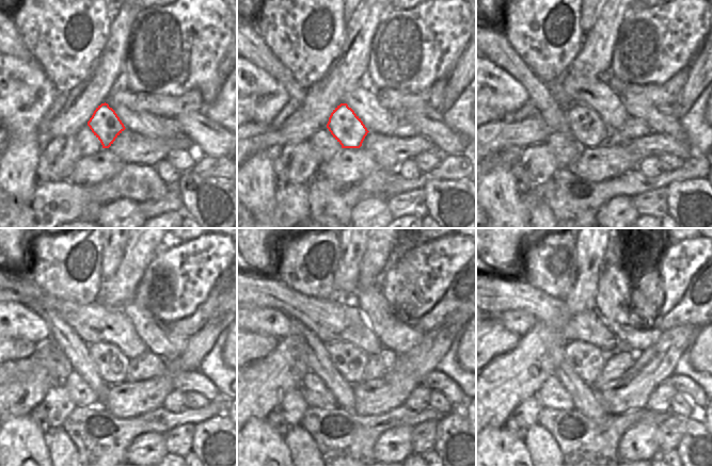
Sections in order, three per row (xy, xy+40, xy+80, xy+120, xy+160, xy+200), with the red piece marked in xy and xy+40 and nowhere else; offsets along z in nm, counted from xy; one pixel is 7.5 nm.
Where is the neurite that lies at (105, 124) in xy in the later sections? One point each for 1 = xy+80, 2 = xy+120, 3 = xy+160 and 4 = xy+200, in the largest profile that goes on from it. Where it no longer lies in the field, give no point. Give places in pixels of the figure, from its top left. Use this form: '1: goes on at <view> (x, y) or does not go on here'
1: goes on at xy+80 (586, 126)
2: goes on at xy+120 (111, 364)
3: goes on at xy+160 (349, 360)
4: goes on at xy+200 (587, 360)

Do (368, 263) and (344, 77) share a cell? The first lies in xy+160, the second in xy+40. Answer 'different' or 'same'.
same

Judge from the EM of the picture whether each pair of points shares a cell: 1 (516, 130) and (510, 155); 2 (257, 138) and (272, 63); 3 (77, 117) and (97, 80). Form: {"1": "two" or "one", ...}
{"1": "two", "2": "two", "3": "one"}

